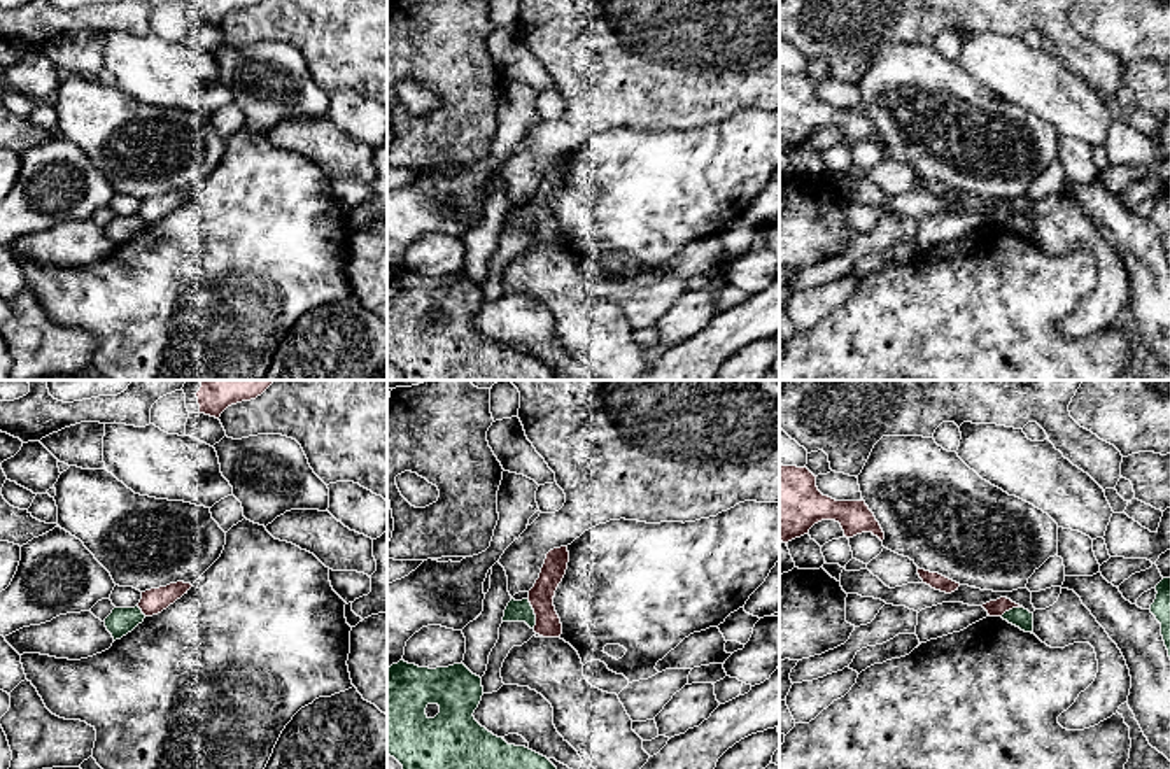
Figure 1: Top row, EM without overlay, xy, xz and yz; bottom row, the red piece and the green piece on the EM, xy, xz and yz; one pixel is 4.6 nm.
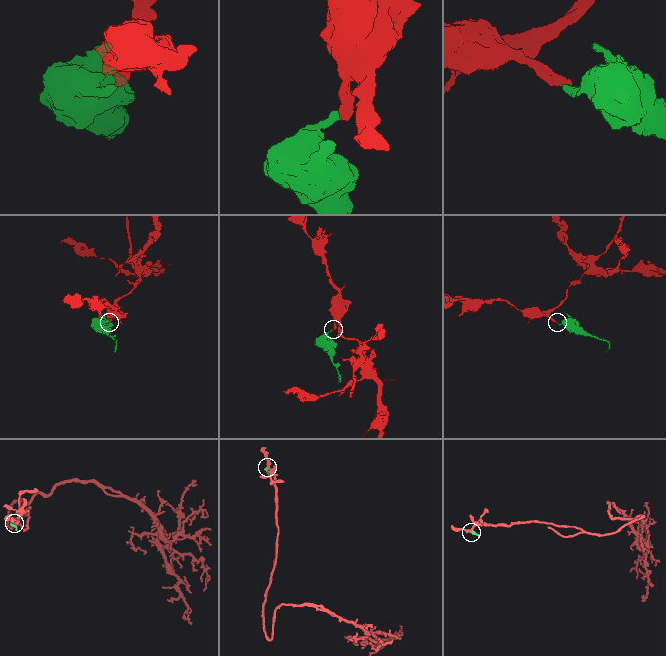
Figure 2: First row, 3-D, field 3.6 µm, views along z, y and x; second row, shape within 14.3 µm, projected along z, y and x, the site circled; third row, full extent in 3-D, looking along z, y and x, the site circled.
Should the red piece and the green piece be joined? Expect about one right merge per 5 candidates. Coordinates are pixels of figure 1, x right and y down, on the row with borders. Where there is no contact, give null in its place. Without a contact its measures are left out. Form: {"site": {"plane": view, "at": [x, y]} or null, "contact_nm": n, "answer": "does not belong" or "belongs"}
{"site": {"plane": "xz", "at": [535, 613]}, "contact_nm": 150, "answer": "does not belong"}

